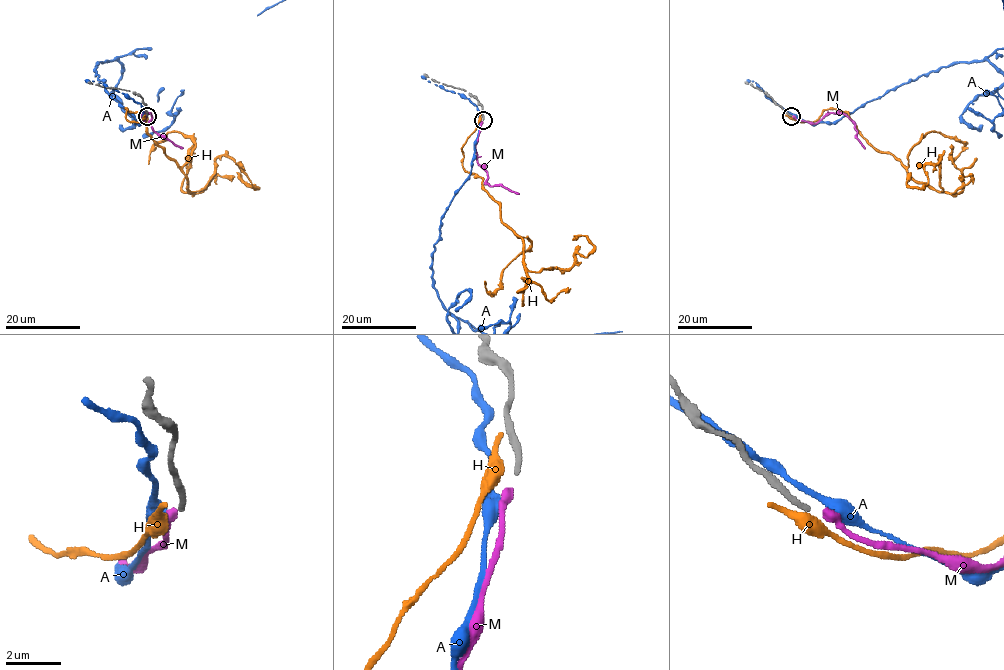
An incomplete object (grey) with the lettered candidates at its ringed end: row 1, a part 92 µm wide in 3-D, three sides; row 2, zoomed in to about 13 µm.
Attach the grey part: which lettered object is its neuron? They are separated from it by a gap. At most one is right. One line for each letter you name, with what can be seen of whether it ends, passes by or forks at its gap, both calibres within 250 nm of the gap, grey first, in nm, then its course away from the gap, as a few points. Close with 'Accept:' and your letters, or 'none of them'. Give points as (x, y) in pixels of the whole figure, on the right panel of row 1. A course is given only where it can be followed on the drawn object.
M: it ends there; 200 nm thick on the grey side, 320 nm on the other; it runs (792, 115), (816, 123), (833, 113), (844, 114), (854, 124), (857, 138), (865, 148)
Accept: M

